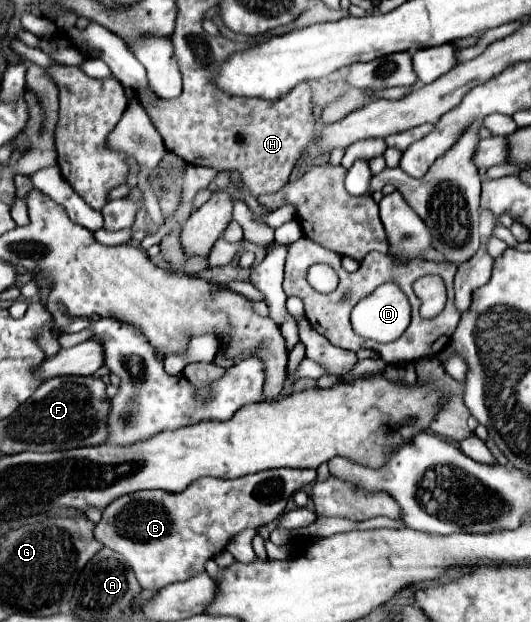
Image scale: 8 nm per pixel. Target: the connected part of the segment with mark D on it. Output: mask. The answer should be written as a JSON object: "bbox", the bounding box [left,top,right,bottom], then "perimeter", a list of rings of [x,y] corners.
{"bbox":[351,283,411,343],"perimeter":[[[395,283],[381,285],[375,293],[361,299],[351,313],[357,335],[377,343],[389,343],[403,335],[409,327],[411,305]]]}

